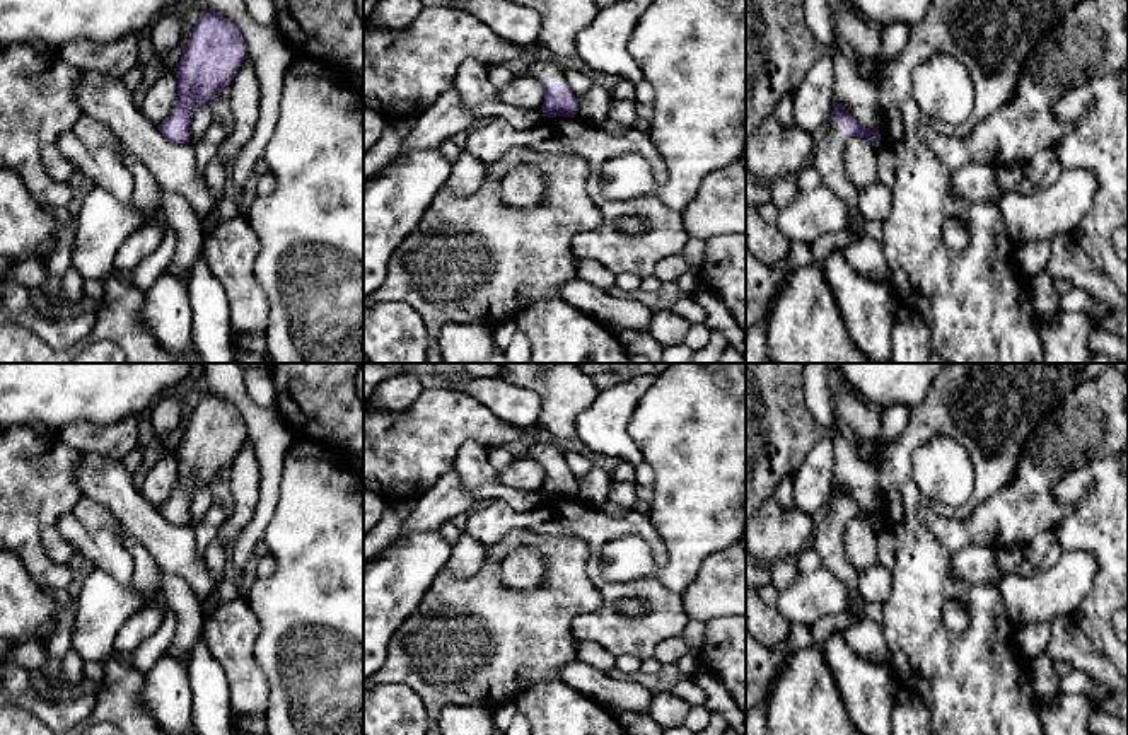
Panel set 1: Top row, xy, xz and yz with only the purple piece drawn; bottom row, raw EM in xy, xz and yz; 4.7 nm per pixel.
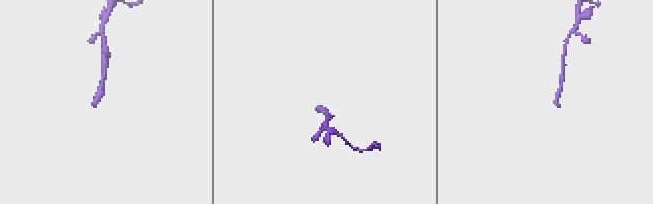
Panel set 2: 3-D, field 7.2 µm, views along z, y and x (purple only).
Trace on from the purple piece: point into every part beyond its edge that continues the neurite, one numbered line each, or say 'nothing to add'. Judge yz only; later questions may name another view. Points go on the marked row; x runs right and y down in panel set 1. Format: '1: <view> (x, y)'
1: yz (828, 157)

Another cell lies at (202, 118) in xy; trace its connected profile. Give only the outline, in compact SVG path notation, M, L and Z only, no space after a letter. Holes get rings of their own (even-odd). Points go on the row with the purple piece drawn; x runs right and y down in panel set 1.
M200 106L191 118L191 124L189 124L189 145L196 145L206 133L206 130L210 128L210 124L213 123L213 114L210 106Z

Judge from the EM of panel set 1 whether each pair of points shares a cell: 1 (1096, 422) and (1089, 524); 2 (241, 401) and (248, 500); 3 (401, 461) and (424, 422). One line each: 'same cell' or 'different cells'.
1: different cells
2: different cells
3: same cell

